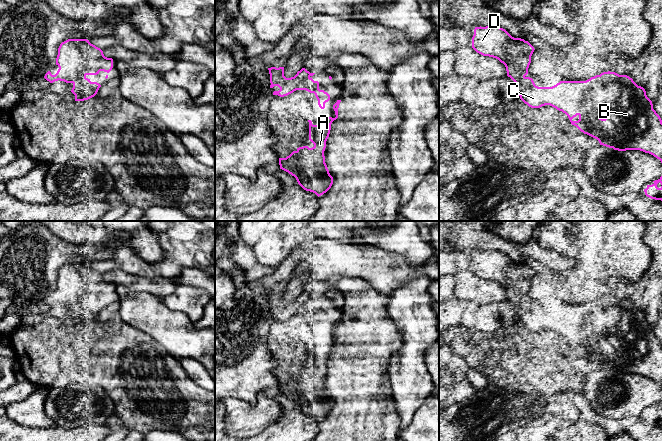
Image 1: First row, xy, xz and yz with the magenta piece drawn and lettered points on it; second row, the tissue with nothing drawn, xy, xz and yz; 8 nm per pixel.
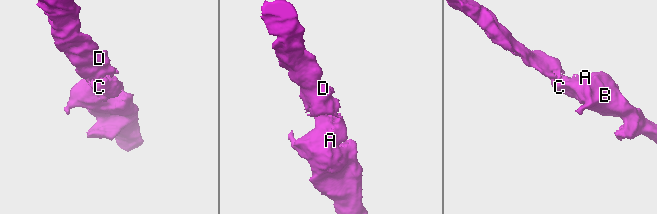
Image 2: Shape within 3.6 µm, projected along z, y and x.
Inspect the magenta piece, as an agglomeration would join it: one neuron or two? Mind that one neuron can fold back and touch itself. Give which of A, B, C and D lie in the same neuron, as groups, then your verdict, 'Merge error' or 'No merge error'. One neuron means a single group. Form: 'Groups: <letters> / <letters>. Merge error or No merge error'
Groups: A B C D. No merge error

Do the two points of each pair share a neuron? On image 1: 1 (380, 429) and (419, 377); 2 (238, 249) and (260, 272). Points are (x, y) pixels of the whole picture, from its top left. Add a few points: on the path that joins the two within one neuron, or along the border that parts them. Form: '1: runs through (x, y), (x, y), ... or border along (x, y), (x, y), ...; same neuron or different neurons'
1: border along (392, 399), (398, 417), (398, 430); different neurons
2: runs through (243, 255), (254, 266); same neuron

